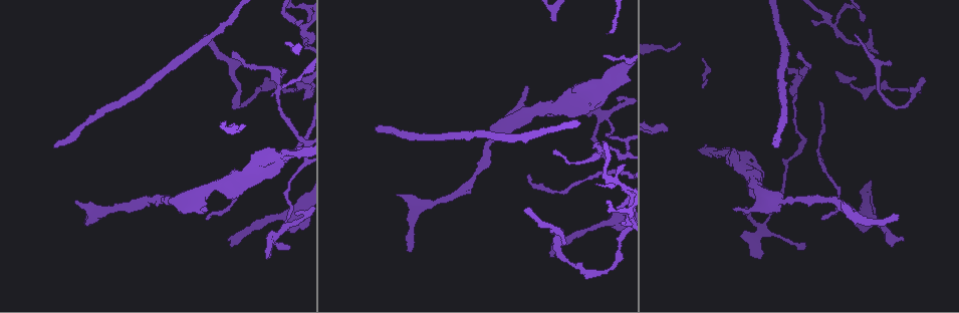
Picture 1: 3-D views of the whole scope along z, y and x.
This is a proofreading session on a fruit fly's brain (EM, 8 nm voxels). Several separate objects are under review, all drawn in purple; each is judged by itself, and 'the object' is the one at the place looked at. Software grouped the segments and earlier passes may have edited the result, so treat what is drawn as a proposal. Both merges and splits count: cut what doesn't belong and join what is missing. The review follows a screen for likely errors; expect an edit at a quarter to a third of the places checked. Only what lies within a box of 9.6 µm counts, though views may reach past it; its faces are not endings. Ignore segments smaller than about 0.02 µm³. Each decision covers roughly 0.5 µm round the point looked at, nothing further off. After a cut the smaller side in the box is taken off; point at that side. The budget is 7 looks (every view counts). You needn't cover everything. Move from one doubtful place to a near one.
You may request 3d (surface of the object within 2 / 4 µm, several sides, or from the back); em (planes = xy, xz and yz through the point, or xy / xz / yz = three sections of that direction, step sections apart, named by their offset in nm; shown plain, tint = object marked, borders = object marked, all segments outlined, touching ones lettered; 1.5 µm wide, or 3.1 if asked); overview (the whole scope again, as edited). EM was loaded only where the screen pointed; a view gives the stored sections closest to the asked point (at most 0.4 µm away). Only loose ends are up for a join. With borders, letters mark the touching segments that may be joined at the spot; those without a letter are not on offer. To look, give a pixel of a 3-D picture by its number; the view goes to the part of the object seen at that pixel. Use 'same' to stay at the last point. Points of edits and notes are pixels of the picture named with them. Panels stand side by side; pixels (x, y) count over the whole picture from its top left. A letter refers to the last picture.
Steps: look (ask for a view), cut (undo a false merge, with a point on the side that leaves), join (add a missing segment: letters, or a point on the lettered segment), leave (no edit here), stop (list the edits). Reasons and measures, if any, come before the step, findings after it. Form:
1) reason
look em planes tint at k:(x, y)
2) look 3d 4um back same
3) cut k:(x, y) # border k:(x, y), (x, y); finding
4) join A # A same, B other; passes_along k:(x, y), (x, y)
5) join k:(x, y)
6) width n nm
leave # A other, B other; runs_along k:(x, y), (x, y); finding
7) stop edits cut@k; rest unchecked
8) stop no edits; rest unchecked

branch stops here
look em planes borders at 1:(855, 35)

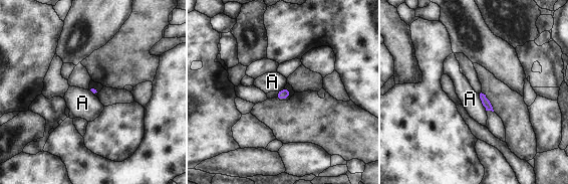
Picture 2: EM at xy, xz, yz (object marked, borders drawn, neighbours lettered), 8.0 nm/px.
leave # A other; border 2:(479, 94), (481, 104), (486, 110); none of them fits

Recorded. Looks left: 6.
calibre changes
look em planes borders at 1:(173, 202)

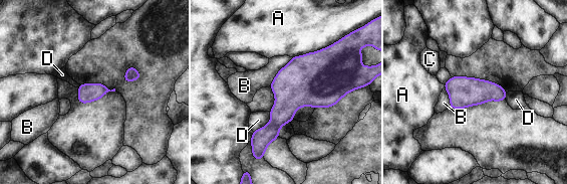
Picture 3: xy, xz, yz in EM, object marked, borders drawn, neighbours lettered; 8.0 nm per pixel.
leave # A other, B other, C other, D other; continuous, no second neuron

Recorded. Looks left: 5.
a fork
look 3d 4um at 1:(101, 212)

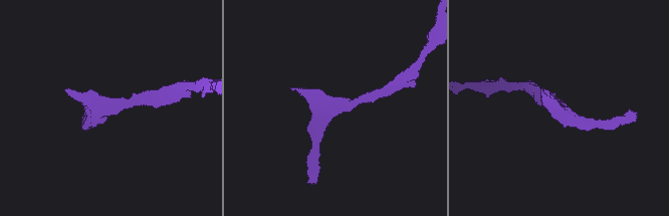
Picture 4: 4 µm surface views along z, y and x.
shape alone is not enough
look em yz step 4 borders at 4:(332, 105)

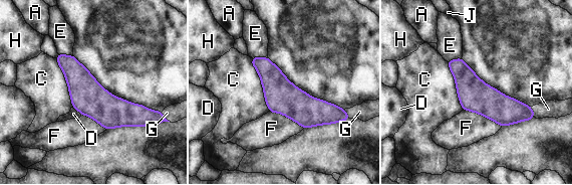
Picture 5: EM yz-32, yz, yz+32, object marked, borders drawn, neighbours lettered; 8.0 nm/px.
leave # A other, C other, D other, E other, F other, G other, H other, J other; runs_along 5:(59, 56), (110, 109), (142, 109); all the same neuron

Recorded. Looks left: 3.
stop no edits; rest unchecked

